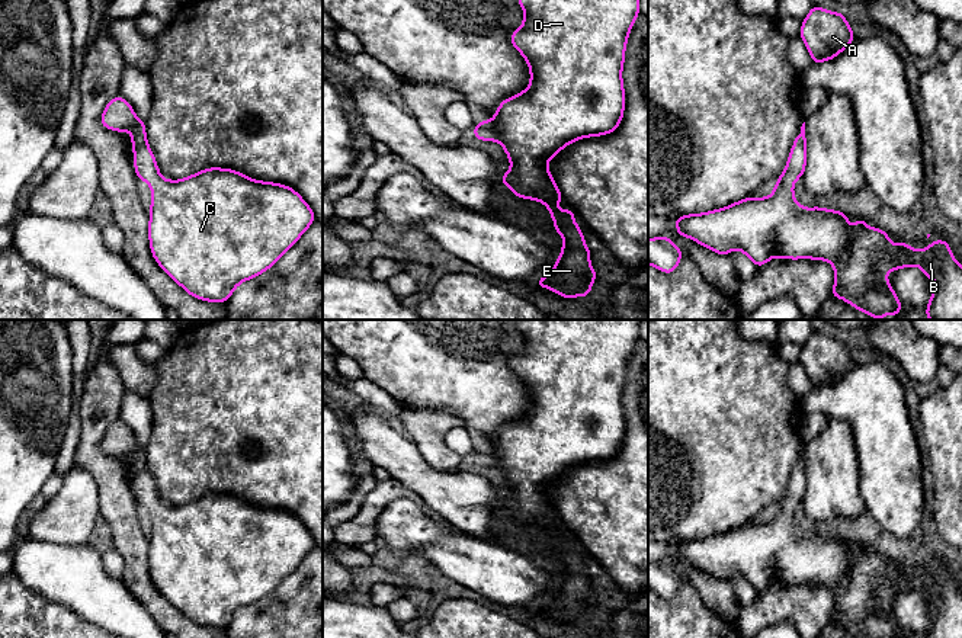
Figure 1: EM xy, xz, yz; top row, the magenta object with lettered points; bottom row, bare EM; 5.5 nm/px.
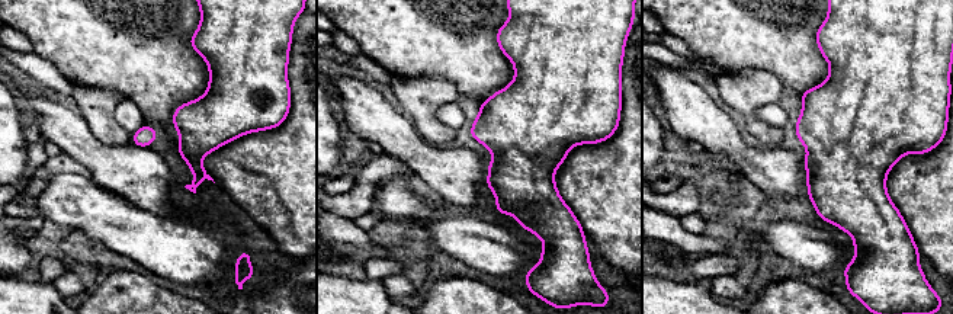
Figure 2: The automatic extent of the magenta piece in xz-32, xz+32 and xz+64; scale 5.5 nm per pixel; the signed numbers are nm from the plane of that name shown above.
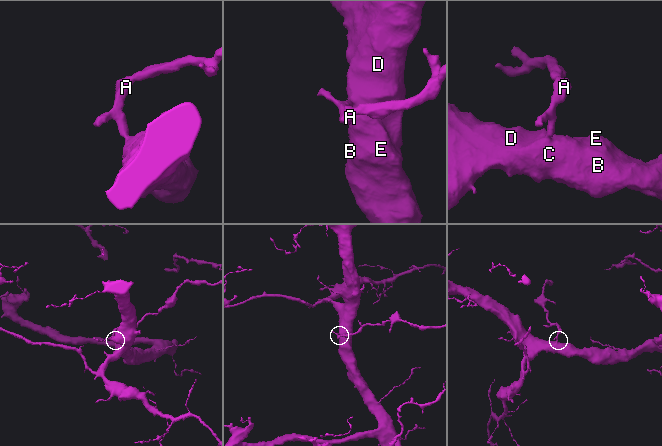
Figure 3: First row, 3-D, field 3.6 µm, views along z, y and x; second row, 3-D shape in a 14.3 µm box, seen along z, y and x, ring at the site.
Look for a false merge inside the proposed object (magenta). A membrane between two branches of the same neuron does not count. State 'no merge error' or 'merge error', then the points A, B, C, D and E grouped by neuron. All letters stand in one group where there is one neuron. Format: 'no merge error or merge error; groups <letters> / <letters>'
no merge error; groups A B C D E

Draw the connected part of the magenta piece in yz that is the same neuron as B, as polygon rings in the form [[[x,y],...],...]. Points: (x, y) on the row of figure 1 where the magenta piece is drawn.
[[[805,122],[791,148],[786,167],[777,179],[773,193],[767,198],[745,198],[727,208],[703,214],[683,215],[674,219],[676,231],[682,237],[695,240],[700,246],[722,254],[734,249],[747,254],[756,267],[766,265],[773,257],[825,260],[834,266],[834,283],[830,296],[844,299],[876,320],[902,310],[902,304],[886,279],[889,270],[918,266],[930,285],[940,272],[940,280],[931,291],[924,317],[930,320],[962,320],[962,266],[952,254],[946,240],[934,240],[923,250],[914,250],[904,241],[894,246],[884,230],[869,228],[866,219],[847,224],[846,212],[824,209],[821,206],[804,208],[793,195],[793,183],[804,176],[807,167]]]

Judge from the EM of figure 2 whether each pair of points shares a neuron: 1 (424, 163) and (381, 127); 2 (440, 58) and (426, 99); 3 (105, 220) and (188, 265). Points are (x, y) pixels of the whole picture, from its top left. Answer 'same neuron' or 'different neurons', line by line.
1: same neuron
2: different neurons
3: same neuron

